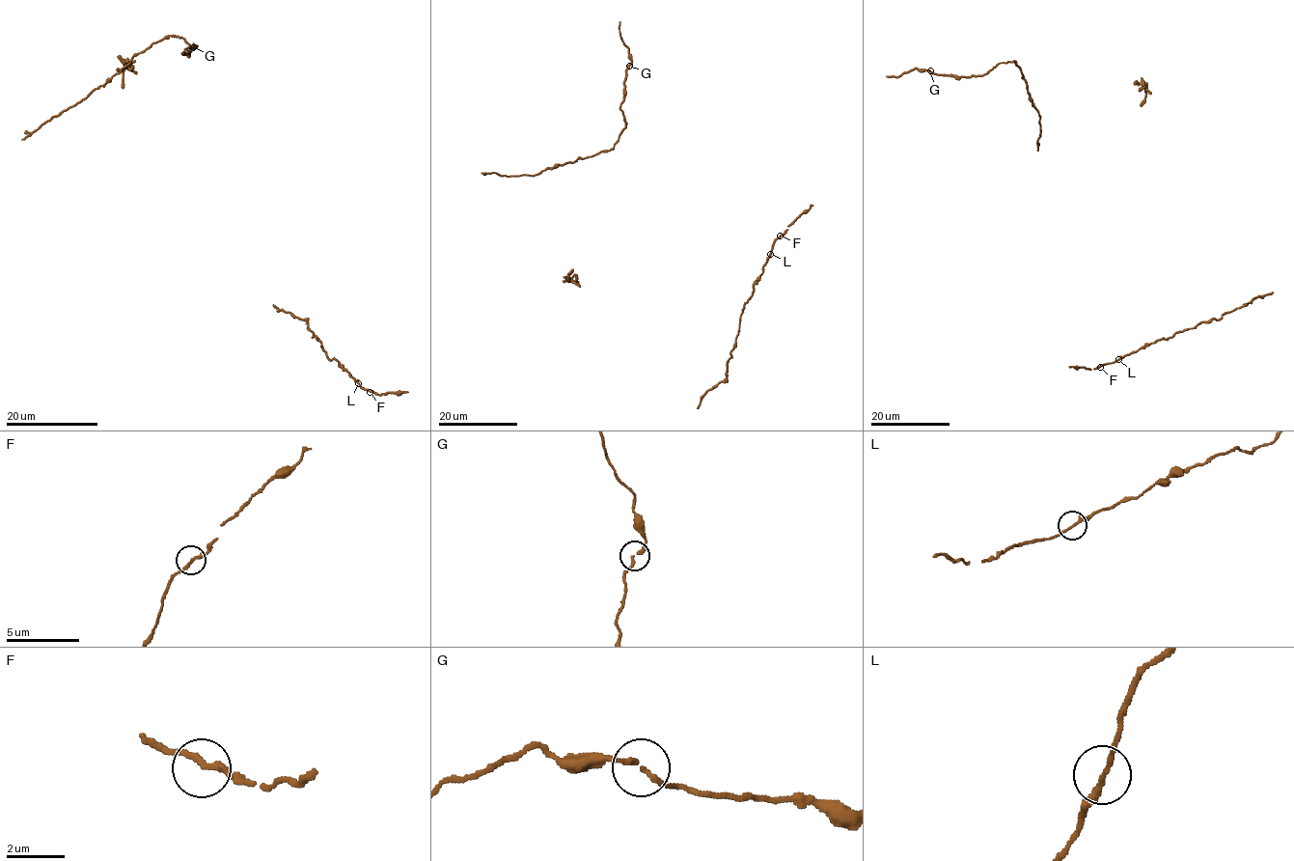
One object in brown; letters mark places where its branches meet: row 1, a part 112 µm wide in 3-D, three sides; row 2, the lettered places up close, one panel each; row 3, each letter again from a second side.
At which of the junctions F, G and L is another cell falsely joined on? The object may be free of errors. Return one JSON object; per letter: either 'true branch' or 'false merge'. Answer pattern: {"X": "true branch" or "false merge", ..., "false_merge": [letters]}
{"F": "true branch", "G": "true branch", "L": "true branch", "false_merge": []}

